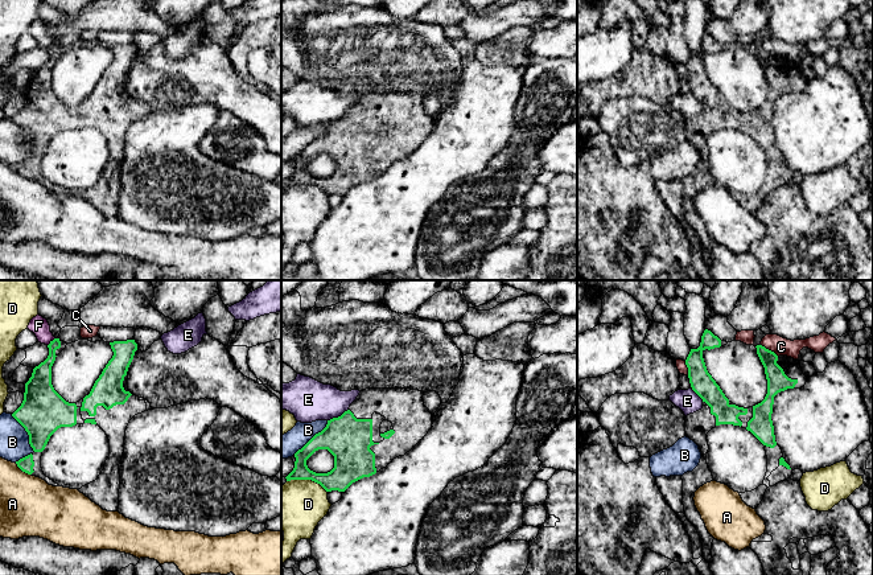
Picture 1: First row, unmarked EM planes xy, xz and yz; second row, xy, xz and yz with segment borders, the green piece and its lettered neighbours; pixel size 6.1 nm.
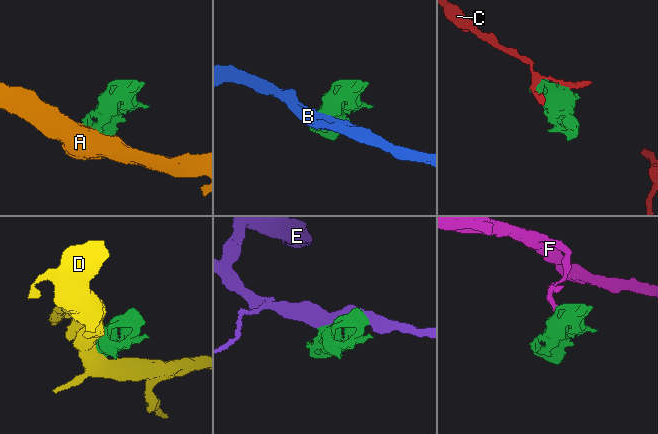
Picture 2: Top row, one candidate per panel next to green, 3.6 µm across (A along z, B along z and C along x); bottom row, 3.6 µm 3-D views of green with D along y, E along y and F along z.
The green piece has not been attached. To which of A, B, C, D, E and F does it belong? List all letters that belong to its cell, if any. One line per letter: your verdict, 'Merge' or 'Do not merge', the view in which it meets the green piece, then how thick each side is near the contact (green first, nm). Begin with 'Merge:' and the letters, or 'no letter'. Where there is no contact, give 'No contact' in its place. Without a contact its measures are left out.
Merge: no letter
A: Do not merge. Touches green in xy. Thickness 90 nm (green) against 360 nm
B: Do not merge. Touches green in xy. Thickness 280 nm (green) against 180 nm
C: Do not merge. Touches green in yz. Thickness 130 nm (green) against 110 nm
D: Do not merge. Touches green in xz. Thickness 160 nm (green) against 320 nm
E: Do not merge. Touches green in xz. Thickness 280 nm (green) against 260 nm
F: Do not merge. Touches green in xy. Thickness 130 nm (green) against 110 nm

